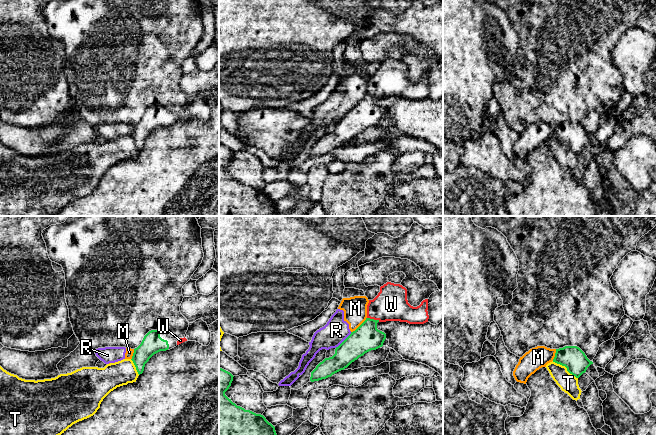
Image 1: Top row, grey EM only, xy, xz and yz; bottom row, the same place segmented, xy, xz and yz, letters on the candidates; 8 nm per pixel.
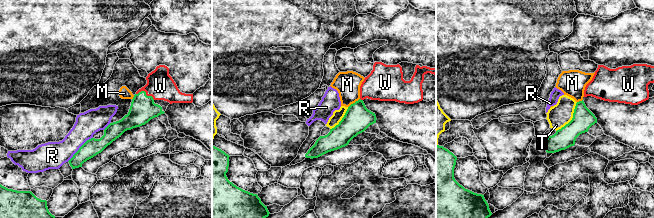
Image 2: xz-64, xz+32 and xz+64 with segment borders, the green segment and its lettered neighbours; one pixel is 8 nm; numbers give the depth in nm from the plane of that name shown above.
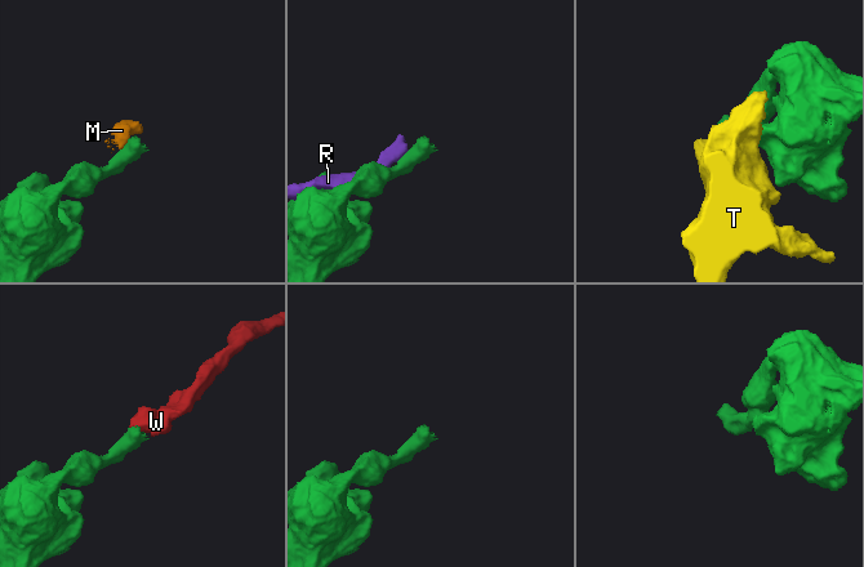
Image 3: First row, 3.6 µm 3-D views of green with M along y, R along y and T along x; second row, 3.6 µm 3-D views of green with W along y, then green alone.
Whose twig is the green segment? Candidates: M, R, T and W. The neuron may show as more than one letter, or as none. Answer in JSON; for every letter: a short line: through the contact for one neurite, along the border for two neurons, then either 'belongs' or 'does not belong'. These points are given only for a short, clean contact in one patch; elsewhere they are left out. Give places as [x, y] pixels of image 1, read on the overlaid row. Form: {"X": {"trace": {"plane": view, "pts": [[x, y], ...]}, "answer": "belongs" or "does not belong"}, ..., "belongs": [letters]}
{"M": {"trace": {"plane": "xz", "pts": [[366, 317], [351, 332]]}, "answer": "does not belong"}, "R": {"answer": "does not belong"}, "T": {"answer": "does not belong"}, "W": {"trace": {"plane": "xz", "pts": [[366, 337], [369, 325], [373, 319], [386, 306], [391, 304]]}, "answer": "belongs"}, "belongs": ["W"]}

